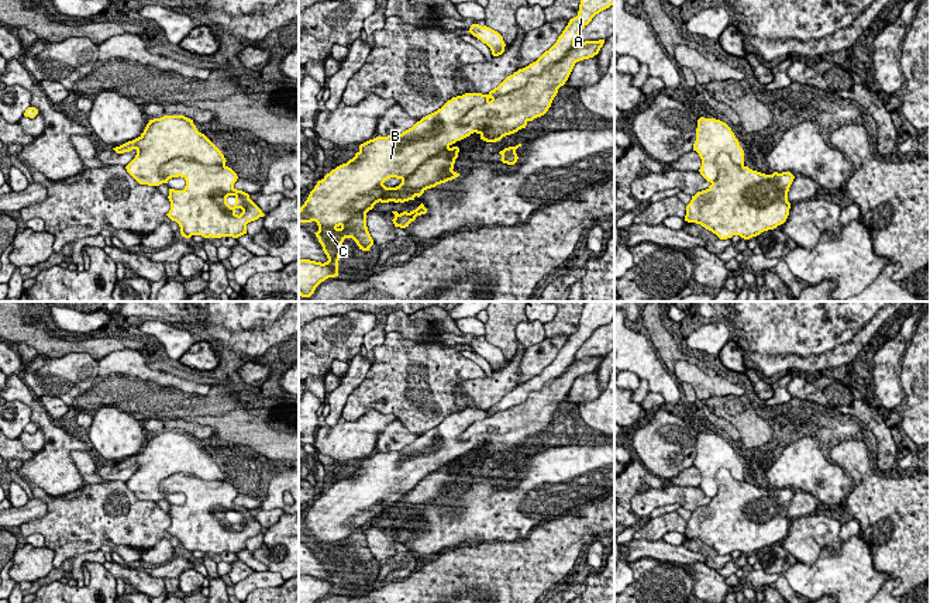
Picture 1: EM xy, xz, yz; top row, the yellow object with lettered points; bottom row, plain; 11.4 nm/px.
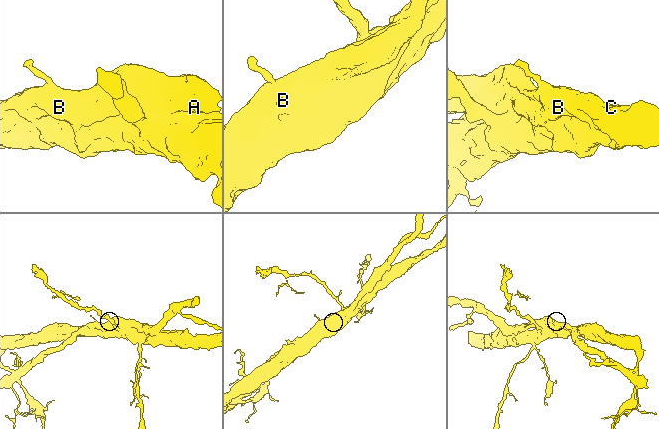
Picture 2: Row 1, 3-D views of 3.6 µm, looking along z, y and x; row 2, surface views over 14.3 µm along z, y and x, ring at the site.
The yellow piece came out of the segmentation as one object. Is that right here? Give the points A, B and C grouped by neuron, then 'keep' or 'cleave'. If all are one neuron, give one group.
A B / C | cleave

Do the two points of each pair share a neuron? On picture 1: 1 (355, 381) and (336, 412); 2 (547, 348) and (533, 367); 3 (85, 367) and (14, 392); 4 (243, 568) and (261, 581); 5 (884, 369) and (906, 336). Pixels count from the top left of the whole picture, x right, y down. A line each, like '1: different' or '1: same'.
1: same
2: same
3: different
4: different
5: same

